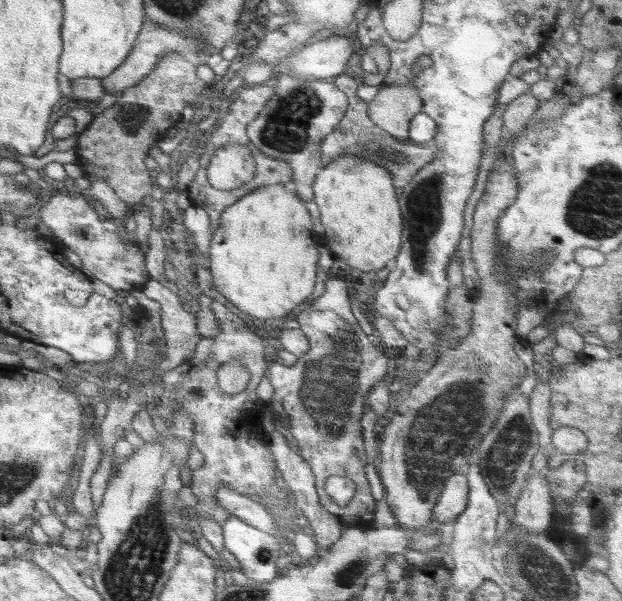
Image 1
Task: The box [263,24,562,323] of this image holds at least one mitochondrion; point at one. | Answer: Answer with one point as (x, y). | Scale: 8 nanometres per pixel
(424, 202)

